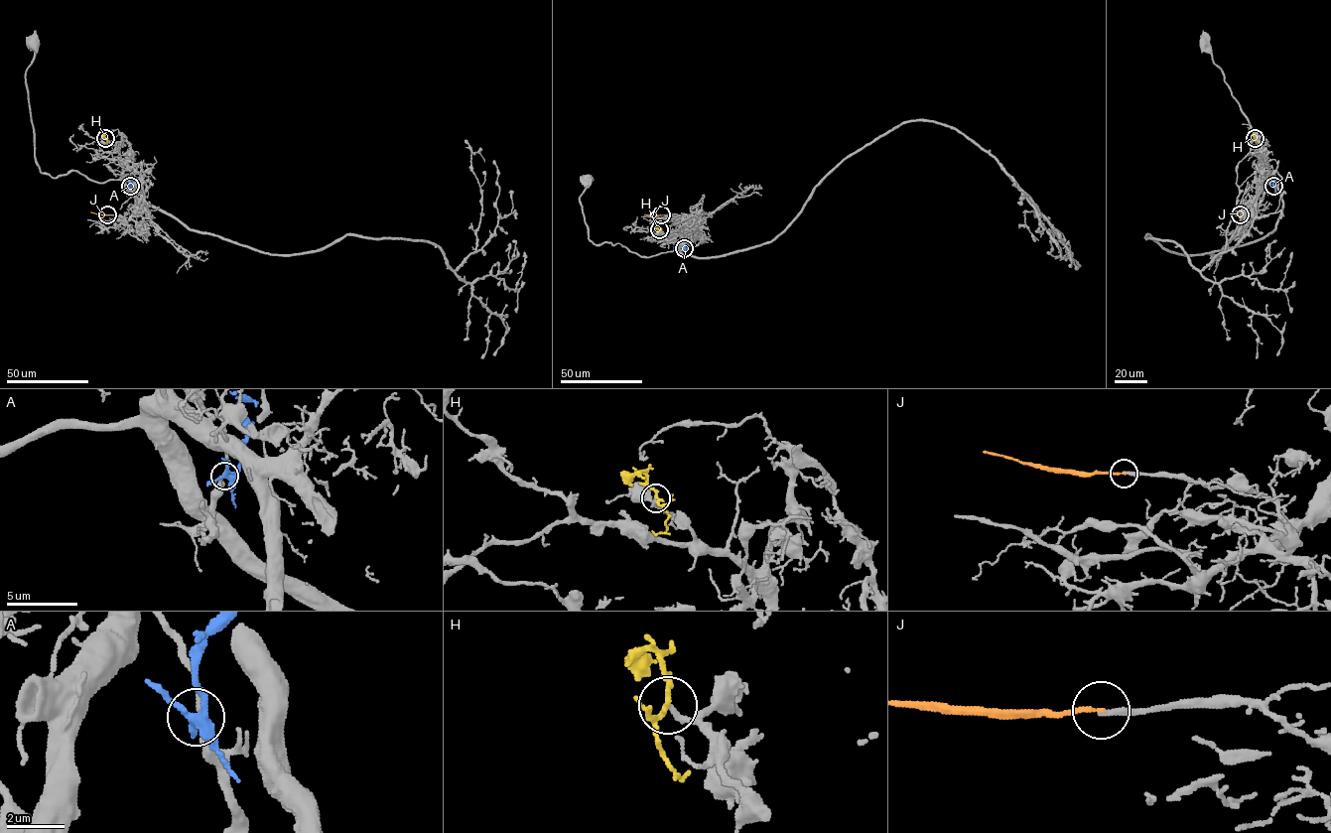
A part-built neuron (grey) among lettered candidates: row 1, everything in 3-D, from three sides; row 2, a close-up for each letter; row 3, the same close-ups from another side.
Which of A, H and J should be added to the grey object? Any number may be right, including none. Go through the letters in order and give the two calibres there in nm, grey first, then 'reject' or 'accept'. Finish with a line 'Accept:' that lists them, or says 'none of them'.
A: calibres 200 and 320 nm; reject
H: calibres 200 and 150 nm; accept
J: calibres 240 and 140 nm; reject
Accept: H

